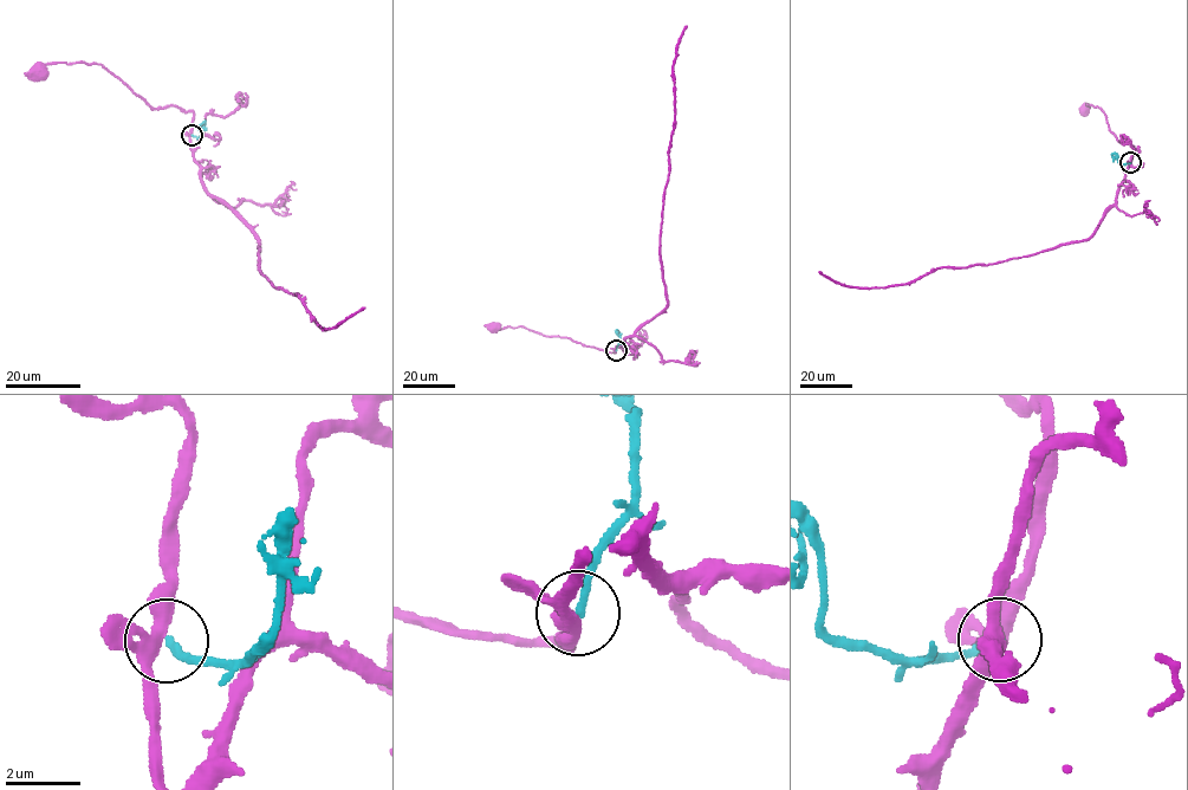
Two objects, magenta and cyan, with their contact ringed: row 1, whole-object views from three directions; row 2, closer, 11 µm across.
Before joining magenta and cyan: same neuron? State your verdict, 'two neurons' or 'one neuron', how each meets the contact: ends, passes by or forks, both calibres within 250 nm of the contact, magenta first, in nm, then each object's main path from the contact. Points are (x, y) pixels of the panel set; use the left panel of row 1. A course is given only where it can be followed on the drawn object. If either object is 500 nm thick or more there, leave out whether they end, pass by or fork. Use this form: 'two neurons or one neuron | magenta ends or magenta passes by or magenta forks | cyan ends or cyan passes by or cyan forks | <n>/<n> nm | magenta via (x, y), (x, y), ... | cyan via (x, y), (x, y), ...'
two neurons | magenta forks | cyan ends | 300/200 nm | magenta via (192, 135), (192, 111), (174, 105), (151, 109), (101, 64), (46, 64), (38, 72) | cyan via (192, 135), (200, 136), (203, 122), (199, 125), (201, 134)

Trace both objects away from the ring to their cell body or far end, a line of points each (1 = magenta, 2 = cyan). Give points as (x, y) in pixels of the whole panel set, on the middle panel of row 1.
1: (616, 350), (608, 353), (523, 326), (499, 329), (494, 325)
2: (616, 350), (621, 337), (617, 331)

